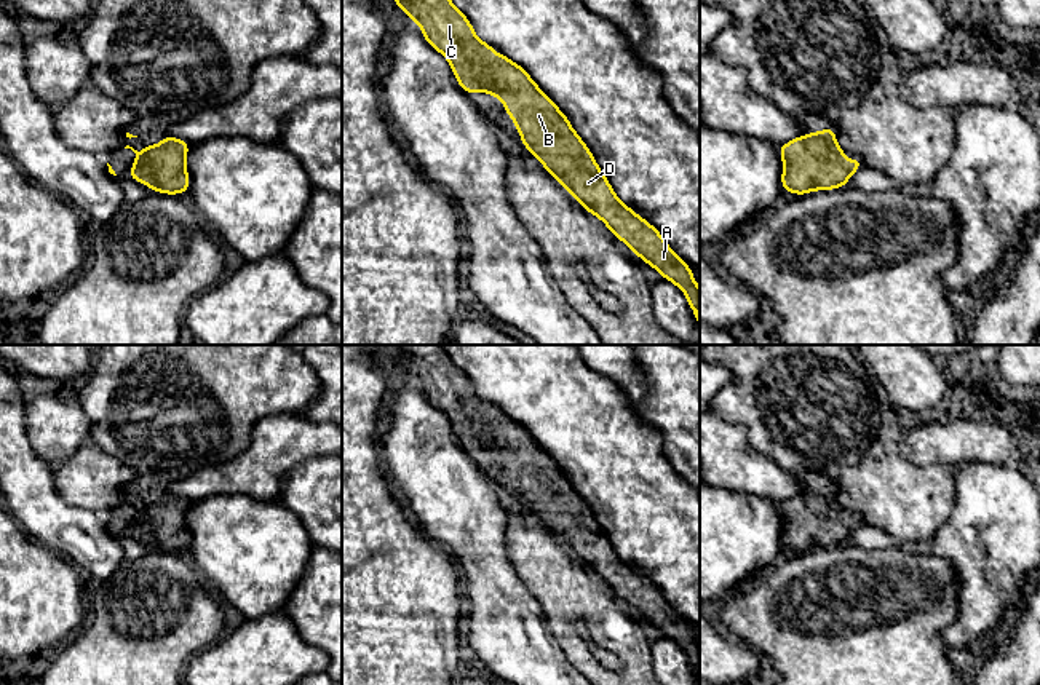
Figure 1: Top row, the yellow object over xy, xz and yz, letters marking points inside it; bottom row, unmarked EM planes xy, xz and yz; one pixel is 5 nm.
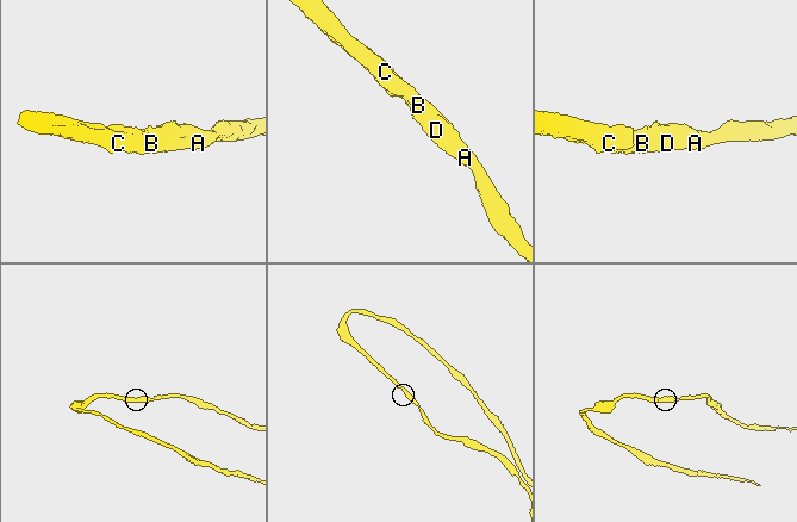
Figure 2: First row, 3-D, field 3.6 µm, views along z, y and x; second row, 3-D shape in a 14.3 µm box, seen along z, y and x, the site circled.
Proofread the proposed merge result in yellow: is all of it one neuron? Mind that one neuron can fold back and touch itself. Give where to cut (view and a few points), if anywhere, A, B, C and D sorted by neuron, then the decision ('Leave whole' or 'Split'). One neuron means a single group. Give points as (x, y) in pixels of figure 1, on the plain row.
No split. Groups: A B C D. Leave whole

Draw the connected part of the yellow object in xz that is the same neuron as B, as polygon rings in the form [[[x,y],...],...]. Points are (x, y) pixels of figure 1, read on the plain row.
[[[439,345],[390,346],[398,366],[420,383],[423,396],[449,418],[458,444],[466,452],[482,449],[492,452],[495,457],[502,457],[505,469],[521,490],[519,497],[542,519],[543,527],[564,543],[589,572],[597,573],[615,596],[636,610],[637,616],[645,618],[652,626],[660,629],[663,637],[673,639],[687,653],[689,663],[698,679],[700,645],[693,637],[692,626],[674,612],[650,580],[618,557],[591,508],[574,489],[567,474],[537,444],[529,431],[505,412],[495,412],[494,404],[481,399],[468,375]]]

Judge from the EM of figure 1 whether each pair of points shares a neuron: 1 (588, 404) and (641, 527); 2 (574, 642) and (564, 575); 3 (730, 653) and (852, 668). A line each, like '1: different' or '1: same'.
1: same
2: same
3: different

